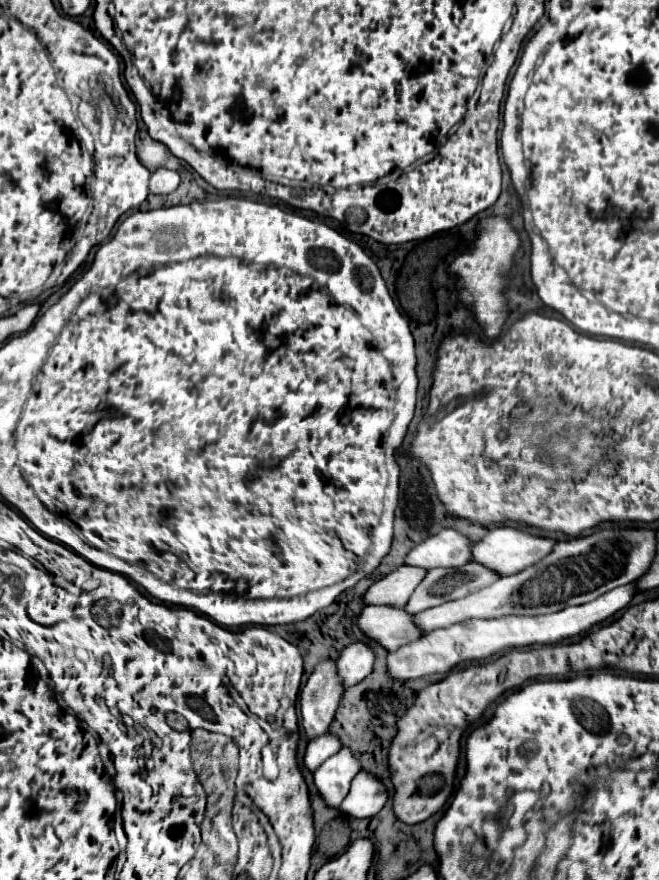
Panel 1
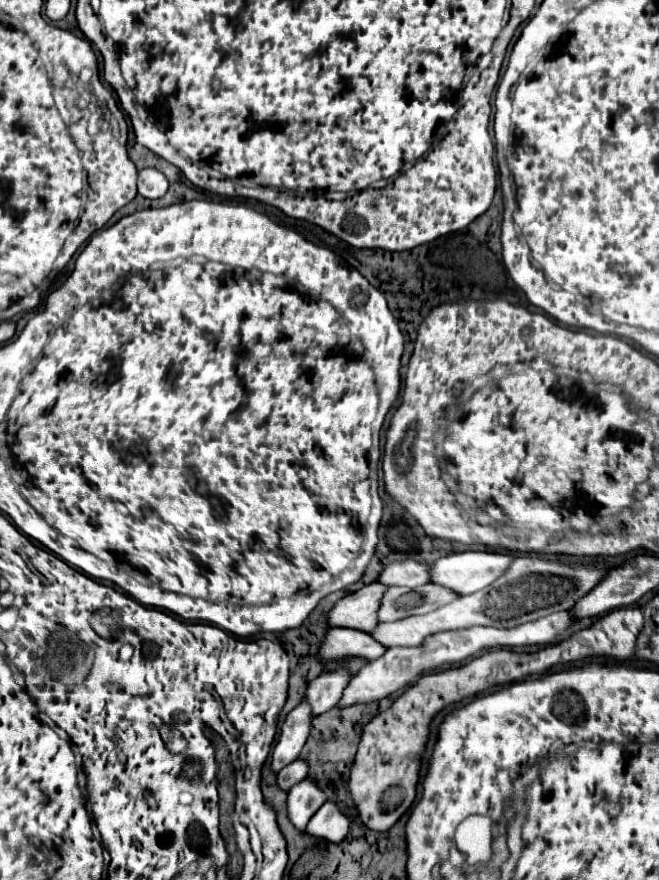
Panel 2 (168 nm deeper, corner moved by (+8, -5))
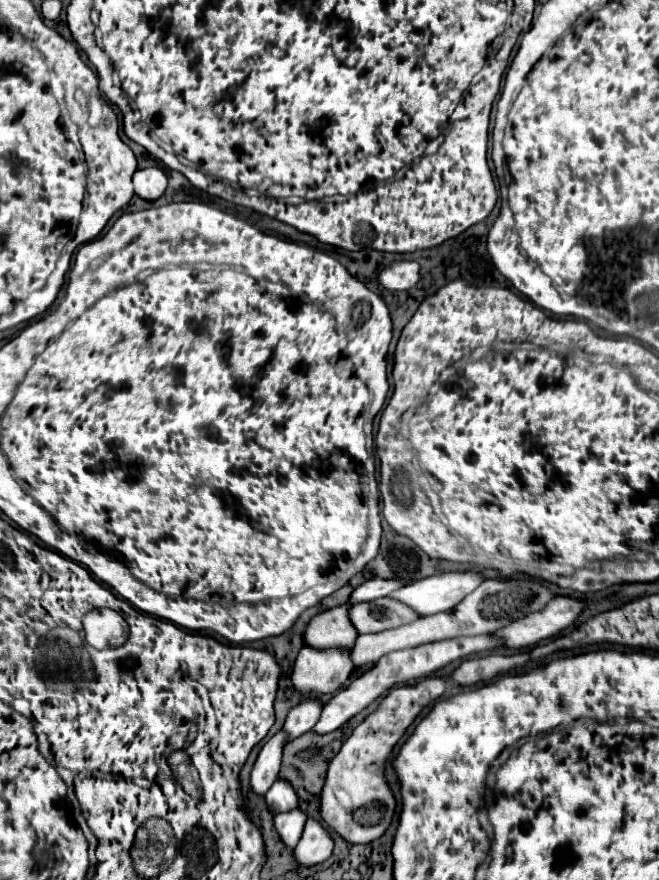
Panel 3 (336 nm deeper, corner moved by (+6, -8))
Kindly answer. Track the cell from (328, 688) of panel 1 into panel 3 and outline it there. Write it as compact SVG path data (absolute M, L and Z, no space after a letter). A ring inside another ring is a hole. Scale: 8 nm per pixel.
M284 730L276 732L276 736L272 736L264 744L264 748L254 764L254 770L250 774L250 784L252 784L254 792L264 794L276 782L276 778L280 774L282 752L284 752L286 744L288 744L288 732L284 732Z

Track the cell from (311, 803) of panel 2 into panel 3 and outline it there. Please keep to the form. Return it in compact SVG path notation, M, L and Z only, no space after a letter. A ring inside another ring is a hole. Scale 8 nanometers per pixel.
M296 806L294 810L288 810L288 812L278 812L274 816L274 826L282 838L282 842L288 846L288 848L294 848L302 836L302 830L304 830L304 822L306 822L306 812Z

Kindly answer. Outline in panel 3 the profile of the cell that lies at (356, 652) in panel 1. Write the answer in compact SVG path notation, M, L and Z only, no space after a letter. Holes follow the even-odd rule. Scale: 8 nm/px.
M306 698L296 708L292 708L284 722L284 730L290 732L290 740L312 730L314 724L320 720L322 708L324 704L320 702L320 698Z

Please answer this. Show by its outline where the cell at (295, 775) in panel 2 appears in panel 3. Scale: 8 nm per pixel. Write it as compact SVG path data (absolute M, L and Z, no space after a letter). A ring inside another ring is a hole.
M276 780L272 788L266 792L266 804L270 804L270 810L276 812L286 812L298 804L298 796L288 780Z

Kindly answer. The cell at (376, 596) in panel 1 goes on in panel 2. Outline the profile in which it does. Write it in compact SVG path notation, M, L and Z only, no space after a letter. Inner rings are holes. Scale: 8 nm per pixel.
M370 583L354 593L348 593L328 611L326 615L328 627L346 627L372 633L372 629L378 625L376 609L380 607L384 591L386 591L384 585Z

